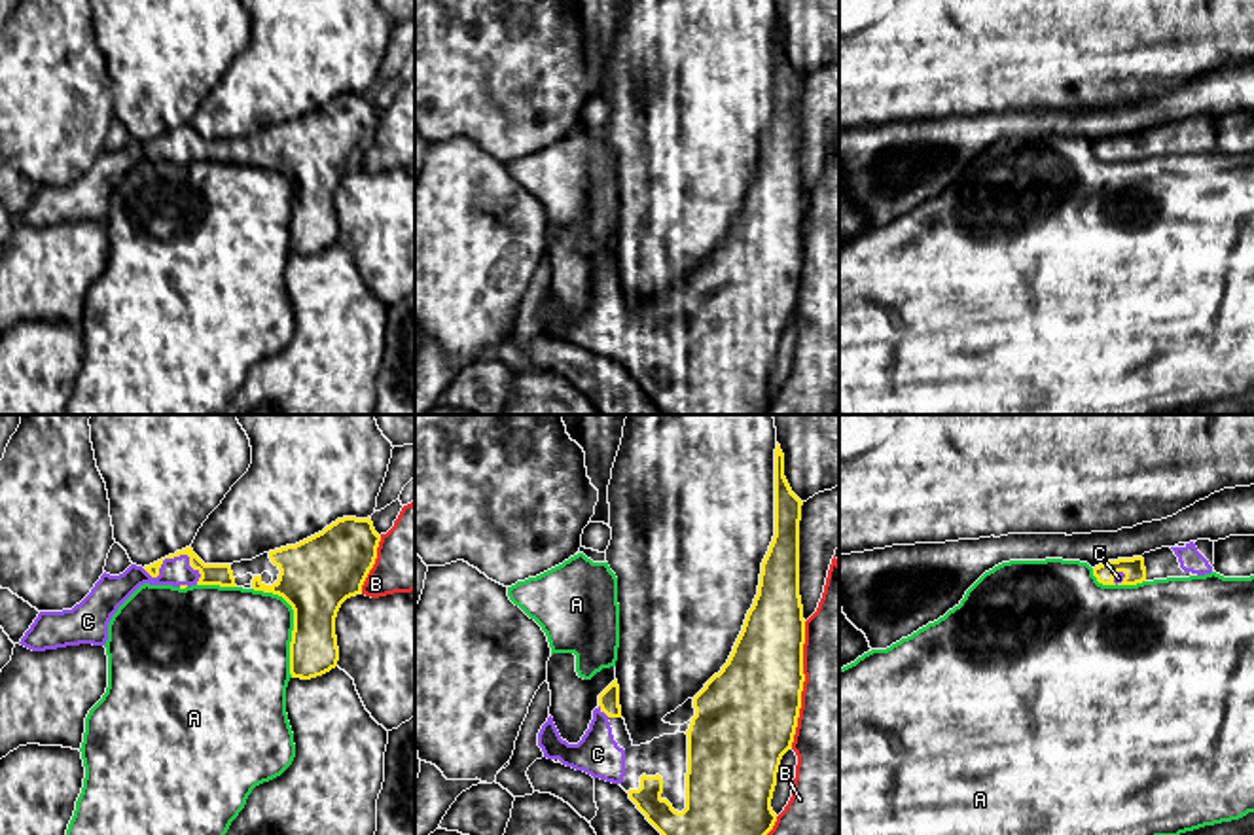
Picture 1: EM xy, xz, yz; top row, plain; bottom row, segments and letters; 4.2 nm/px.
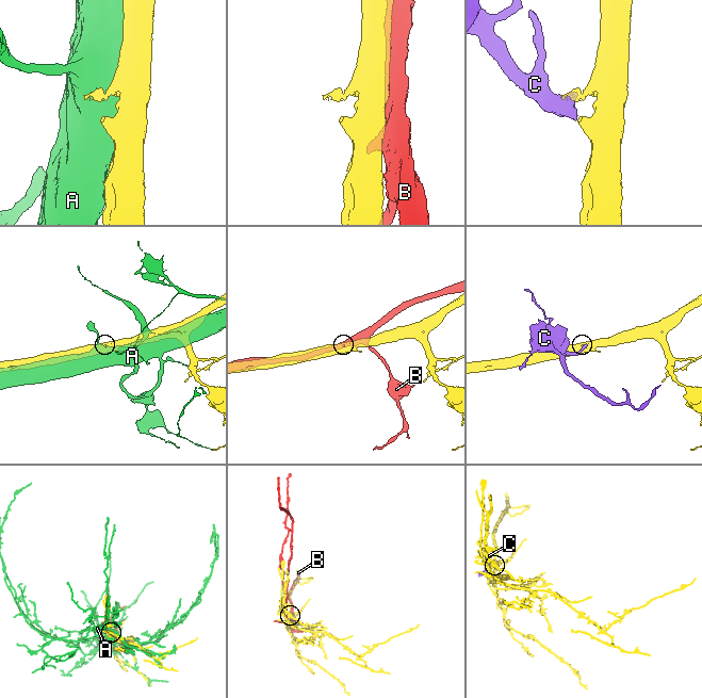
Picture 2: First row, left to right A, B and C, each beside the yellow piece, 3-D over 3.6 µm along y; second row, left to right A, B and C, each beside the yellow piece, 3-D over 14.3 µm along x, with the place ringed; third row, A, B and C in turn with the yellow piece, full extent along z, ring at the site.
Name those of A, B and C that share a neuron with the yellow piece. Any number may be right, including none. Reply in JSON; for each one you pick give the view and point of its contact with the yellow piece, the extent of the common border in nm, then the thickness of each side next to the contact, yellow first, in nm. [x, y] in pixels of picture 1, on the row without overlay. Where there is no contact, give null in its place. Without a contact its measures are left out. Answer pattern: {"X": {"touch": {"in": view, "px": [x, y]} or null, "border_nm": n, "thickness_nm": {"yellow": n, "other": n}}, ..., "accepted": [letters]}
{"C": {"touch": {"in": "xy", "px": [171, 133]}, "border_nm": 260, "thickness_nm": {"yellow": 100, "other": 120}}, "accepted": ["C"]}

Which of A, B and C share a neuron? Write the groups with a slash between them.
A / B / C

